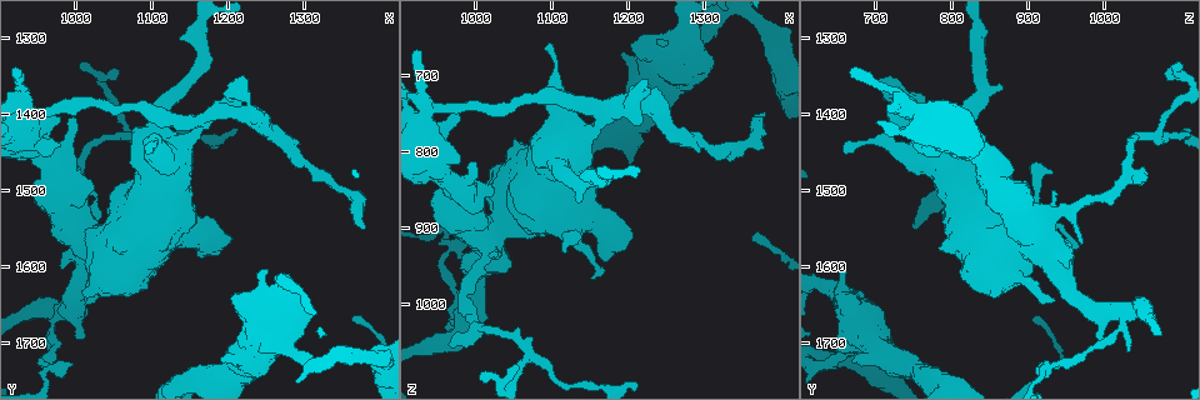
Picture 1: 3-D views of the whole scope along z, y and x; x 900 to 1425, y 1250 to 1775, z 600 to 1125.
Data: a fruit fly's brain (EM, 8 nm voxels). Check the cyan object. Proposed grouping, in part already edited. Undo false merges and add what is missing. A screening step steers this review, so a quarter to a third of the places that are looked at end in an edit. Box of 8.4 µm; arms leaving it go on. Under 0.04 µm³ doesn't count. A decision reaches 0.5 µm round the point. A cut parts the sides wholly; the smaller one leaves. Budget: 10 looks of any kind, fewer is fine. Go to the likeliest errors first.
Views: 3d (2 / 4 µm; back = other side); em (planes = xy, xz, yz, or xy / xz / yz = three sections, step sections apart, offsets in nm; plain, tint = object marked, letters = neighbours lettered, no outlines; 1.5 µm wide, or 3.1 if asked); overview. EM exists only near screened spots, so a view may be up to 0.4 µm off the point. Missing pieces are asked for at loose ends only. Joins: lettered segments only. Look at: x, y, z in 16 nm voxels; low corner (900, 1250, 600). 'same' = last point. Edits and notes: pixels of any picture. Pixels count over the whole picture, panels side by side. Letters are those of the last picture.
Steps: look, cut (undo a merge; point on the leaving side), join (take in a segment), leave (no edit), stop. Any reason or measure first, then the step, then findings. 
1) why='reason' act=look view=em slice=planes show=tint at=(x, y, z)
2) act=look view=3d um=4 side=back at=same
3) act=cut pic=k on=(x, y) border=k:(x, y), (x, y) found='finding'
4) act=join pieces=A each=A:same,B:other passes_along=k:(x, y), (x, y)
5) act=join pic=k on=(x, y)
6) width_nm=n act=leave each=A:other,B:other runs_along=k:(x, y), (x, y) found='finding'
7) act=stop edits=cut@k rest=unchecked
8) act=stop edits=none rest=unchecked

act=look view=em slice=xz step=8 show=tint at=(1020, 1545, 920)

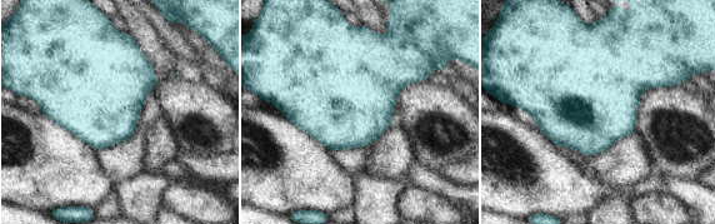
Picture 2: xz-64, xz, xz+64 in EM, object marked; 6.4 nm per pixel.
act=look view=em slice=planes show=tint at=same

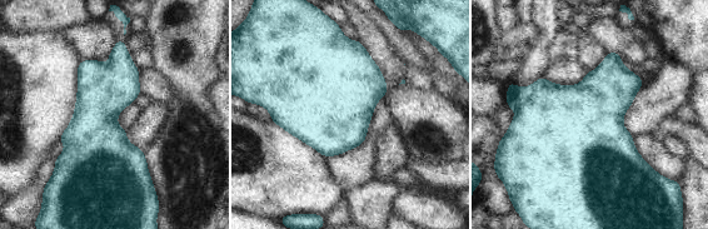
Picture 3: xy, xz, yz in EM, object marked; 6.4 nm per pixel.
why='see the neighbours' act=look view=em slice=planes show=letters at=same

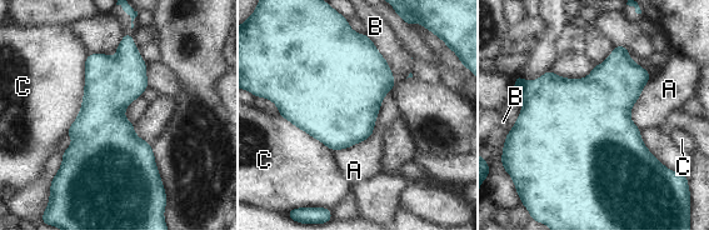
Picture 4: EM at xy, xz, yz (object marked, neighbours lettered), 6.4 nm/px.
longest_contact=C:550nm act=leave each=A:other,B:other,C:other border=4:(364, 34), (385, 60), (395, 81) found='continuous, no second cell'

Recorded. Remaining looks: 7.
why='free end' act=look view=em slice=xz step=8 show=letters at=(995, 1725, 920)

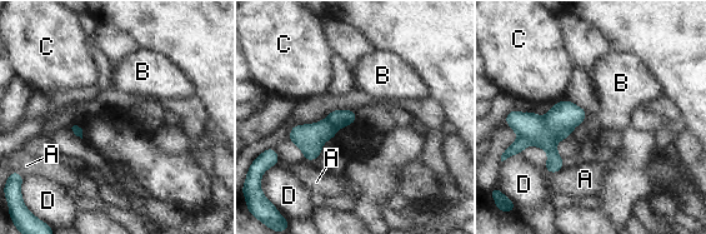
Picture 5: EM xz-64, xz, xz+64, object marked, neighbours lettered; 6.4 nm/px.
act=look view=em slice=planes show=letters at=same

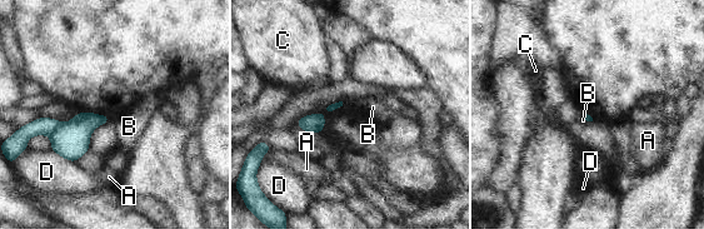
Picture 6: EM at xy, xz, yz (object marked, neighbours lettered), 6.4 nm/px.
act=cut pic=6 on=(41, 125) each=A:other,B:other,C:other,D:other border=6:(63, 124), (50, 135) found='a second cell is stuck on'

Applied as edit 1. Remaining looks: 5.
why='thin arm on a thick one' act=look view=em slice=planes show=letters at=(980, 1660, 1025)

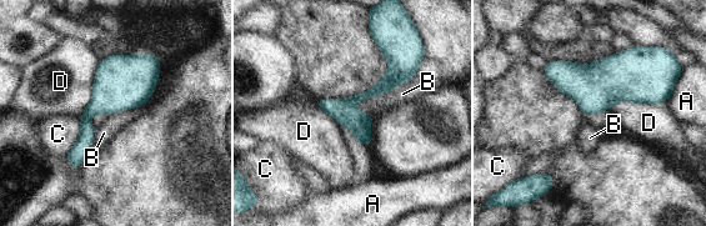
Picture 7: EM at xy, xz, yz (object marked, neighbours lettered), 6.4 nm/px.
act=leave each=A:other,B:other,C:other,D:other border=7:(99, 61), (93, 96), (79, 117) found='one cell here'

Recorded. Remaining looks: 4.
why='an open end' act=look view=em slice=yz step=4 show=letters at=(1225, 1365, 705)

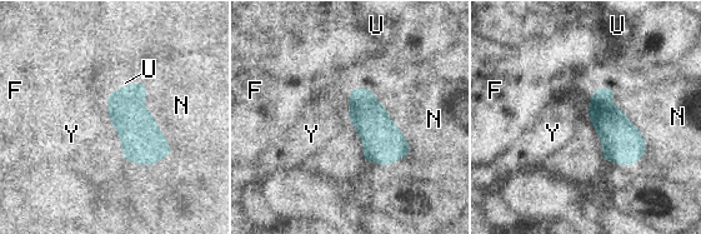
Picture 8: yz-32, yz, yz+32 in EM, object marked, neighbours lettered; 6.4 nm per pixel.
act=look view=em slice=planes show=letters at=same

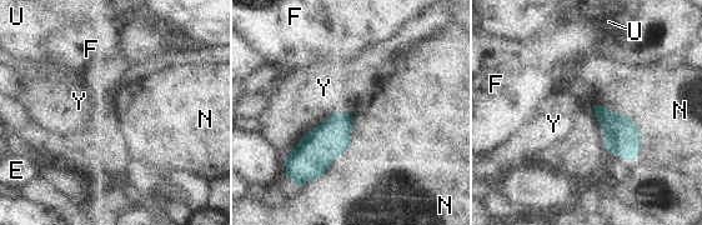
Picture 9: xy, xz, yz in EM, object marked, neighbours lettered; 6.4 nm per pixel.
act=leave each=E:other,F:other,N:other,U:other,Y:other found='no lettered segment goes on from it'

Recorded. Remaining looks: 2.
act=stop edits=cut@6 rest=unchecked

